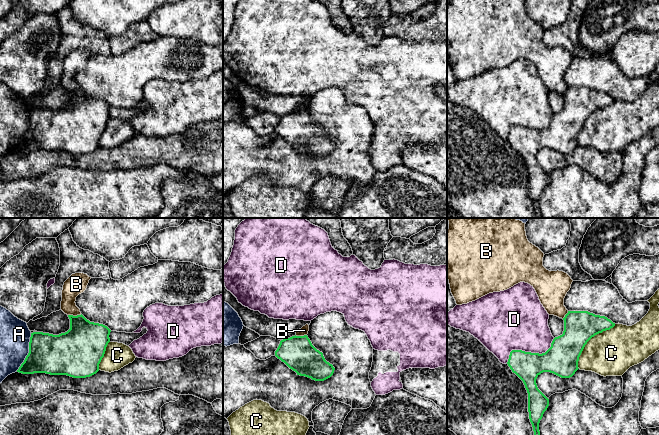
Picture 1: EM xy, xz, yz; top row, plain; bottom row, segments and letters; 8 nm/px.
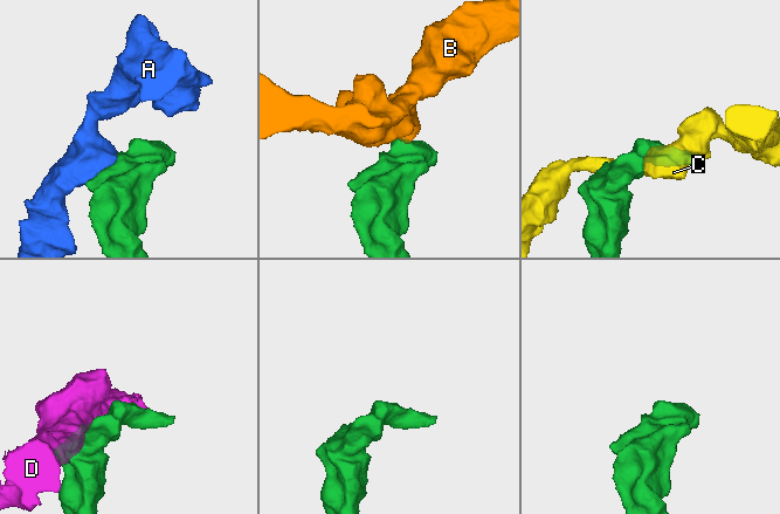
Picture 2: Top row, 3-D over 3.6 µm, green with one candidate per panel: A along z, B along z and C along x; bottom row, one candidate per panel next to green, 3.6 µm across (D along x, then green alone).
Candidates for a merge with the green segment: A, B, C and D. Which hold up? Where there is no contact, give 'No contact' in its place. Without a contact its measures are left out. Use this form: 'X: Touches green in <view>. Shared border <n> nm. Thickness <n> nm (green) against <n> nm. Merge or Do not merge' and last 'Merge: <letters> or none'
A: Touches green in xy. Shared border 340 nm. Thickness 320 nm (green) against 240 nm. Do not merge
B: Touches green in xy. Shared border 110 nm. Thickness 360 nm (green) against 160 nm. Do not merge
C: Touches green in yz. Shared border 460 nm. Thickness 260 nm (green) against 360 nm. Do not merge
D: Touches green in yz. Shared border 440 nm. Thickness 240 nm (green) against 440 nm. Do not merge
Merge: none

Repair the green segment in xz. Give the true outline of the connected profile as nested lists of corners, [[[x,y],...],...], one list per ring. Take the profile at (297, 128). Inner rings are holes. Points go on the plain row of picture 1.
[[[307,111],[292,112],[280,117],[275,132],[297,151],[324,157],[330,154],[335,144],[327,138],[323,129],[317,126]]]

